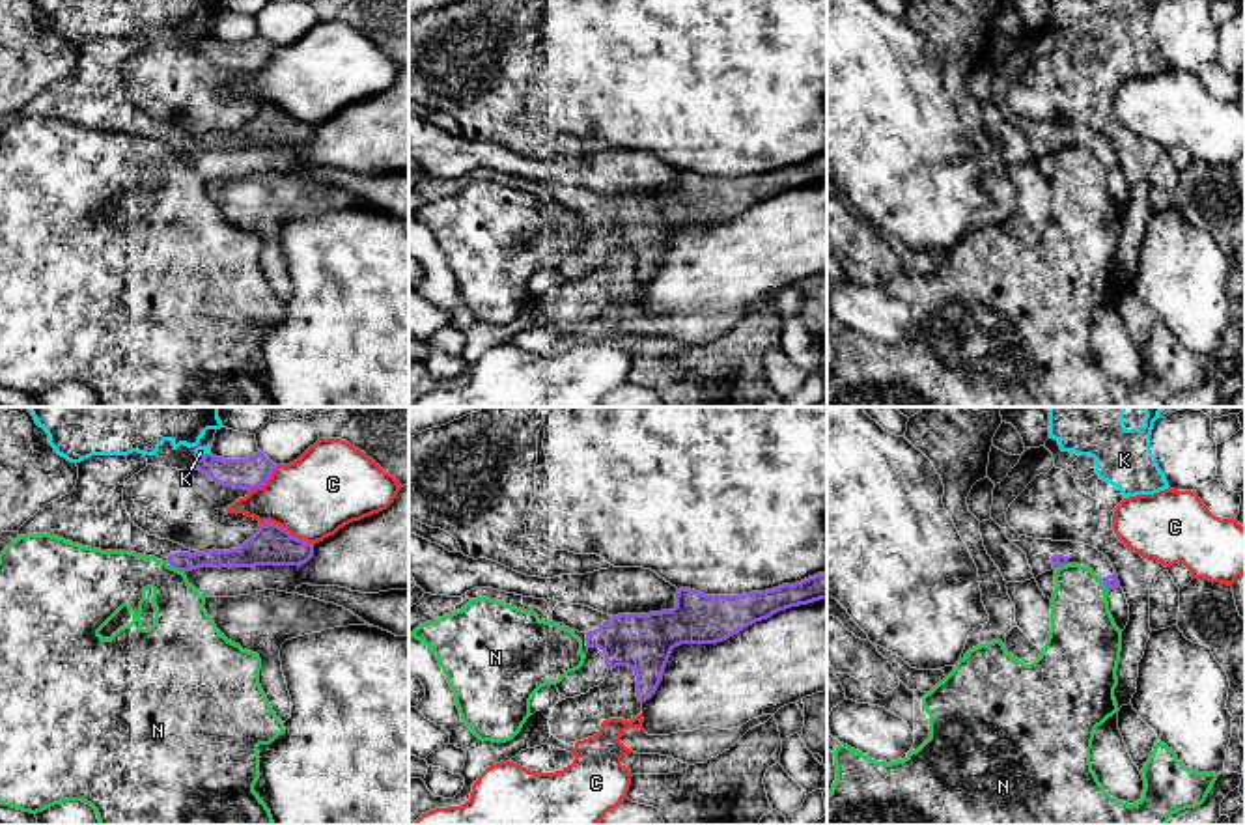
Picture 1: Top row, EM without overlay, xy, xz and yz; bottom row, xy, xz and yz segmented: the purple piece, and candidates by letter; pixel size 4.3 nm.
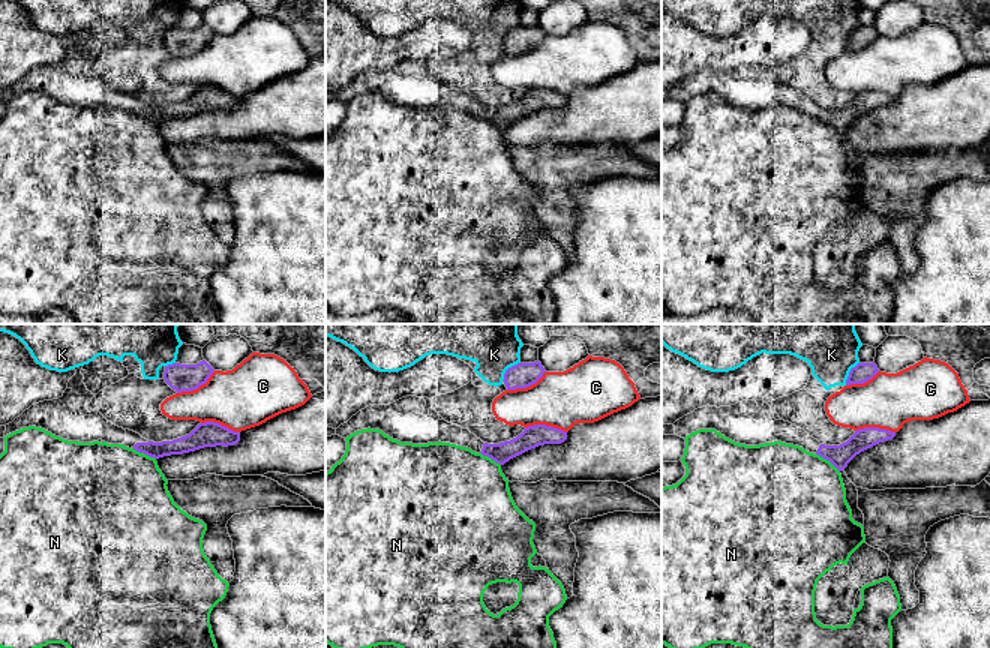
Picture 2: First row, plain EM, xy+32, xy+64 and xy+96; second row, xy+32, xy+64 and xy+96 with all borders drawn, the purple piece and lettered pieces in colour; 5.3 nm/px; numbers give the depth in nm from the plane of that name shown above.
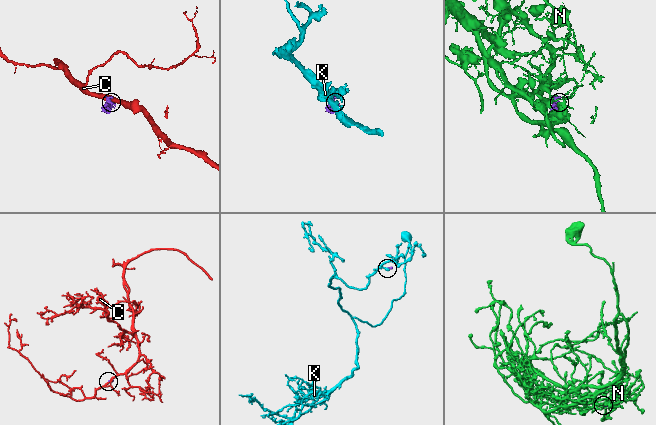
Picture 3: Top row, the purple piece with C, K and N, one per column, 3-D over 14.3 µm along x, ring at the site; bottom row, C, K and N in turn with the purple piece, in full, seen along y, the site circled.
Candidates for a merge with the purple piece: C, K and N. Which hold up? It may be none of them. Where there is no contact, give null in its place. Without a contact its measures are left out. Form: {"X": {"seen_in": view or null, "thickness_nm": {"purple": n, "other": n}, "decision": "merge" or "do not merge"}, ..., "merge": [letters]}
{"C": {"seen_in": "xy", "thickness_nm": {"purple": 180, "other": 360}, "decision": "do not merge"}, "K": {"seen_in": "xy", "thickness_nm": {"purple": 140, "other": 50}, "decision": "do not merge"}, "N": {"seen_in": "xy", "thickness_nm": {"purple": 80, "other": 240}, "decision": "do not merge"}, "merge": []}

